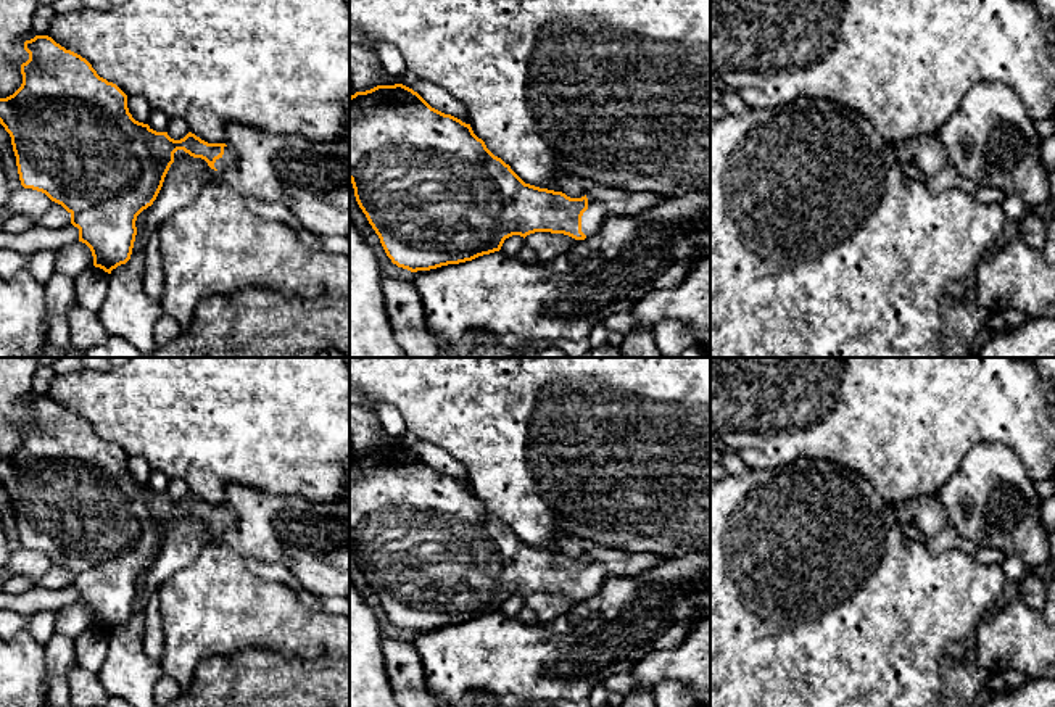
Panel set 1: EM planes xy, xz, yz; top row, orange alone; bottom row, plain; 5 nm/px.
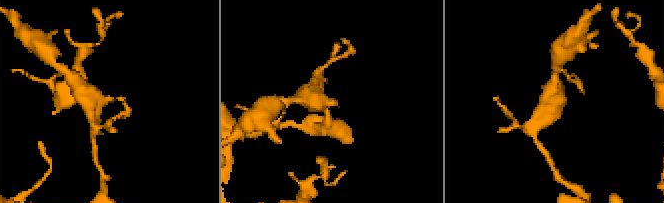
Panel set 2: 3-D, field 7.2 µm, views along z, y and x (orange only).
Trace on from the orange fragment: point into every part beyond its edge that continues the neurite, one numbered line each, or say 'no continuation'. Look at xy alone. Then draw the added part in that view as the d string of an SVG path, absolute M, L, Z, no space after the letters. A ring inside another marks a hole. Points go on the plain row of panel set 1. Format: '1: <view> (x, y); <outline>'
1: xy (227, 519); M224 507L224 515L216 520L214 528L217 531L225 531L229 527L234 527L235 517L229 507Z

